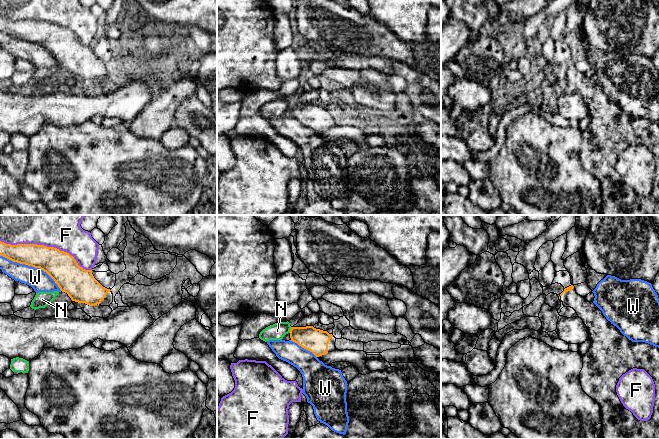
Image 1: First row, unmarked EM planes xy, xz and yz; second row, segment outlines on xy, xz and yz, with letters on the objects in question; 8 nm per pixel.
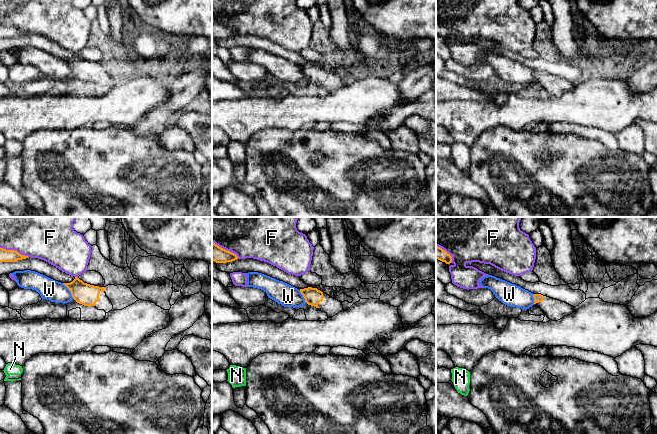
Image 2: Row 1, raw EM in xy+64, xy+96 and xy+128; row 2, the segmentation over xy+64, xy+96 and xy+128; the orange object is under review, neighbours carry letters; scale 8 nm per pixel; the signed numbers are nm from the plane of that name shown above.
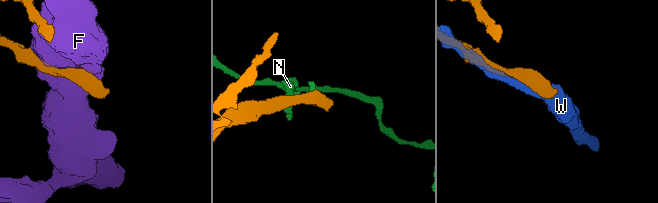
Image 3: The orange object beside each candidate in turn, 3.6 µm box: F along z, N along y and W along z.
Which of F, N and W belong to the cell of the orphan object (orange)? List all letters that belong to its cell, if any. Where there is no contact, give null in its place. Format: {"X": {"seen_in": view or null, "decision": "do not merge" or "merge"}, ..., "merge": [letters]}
{"F": {"seen_in": "xy", "decision": "do not merge"}, "N": {"seen_in": "xz", "decision": "do not merge"}, "W": {"seen_in": "xy", "decision": "do not merge"}, "merge": []}

